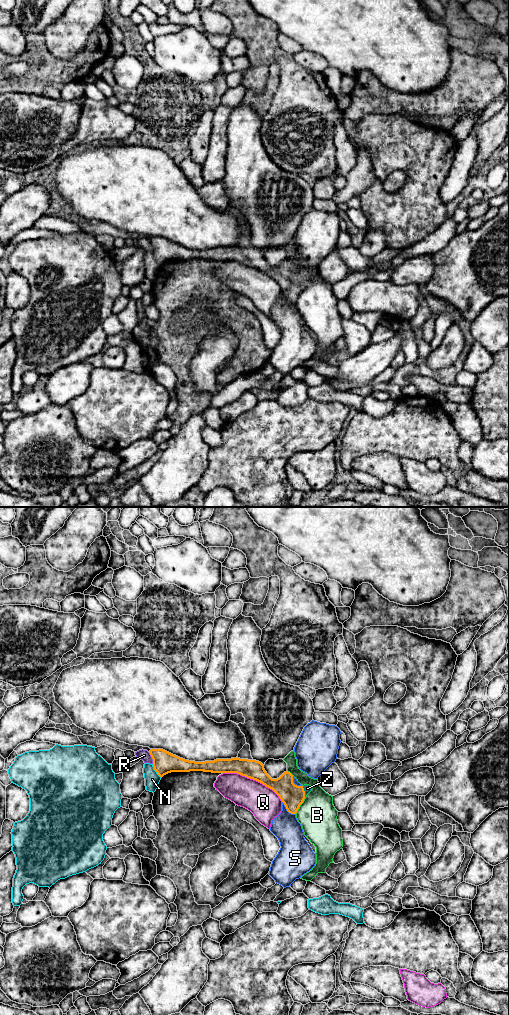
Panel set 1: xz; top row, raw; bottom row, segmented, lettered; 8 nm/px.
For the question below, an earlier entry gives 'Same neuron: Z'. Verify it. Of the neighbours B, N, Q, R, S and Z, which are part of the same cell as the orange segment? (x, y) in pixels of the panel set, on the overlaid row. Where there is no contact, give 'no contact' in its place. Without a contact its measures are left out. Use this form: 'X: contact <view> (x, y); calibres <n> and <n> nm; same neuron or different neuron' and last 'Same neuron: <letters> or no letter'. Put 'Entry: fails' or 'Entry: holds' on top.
Entry: holds
B: contact xz (300, 804); calibres 180 and 300 nm; different neuron
N: contact xz (155, 770); calibres 180 and 120 nm; different neuron
Q: contact xz (253, 779); calibres 160 and 240 nm; different neuron
R: contact xz (152, 758); calibres 180 and 90 nm; different neuron
S: contact xz (287, 810); calibres 180 and 220 nm; different neuron
Z: contact xz (304, 791); calibres 180 and 60 nm; same neuron
Same neuron: Z

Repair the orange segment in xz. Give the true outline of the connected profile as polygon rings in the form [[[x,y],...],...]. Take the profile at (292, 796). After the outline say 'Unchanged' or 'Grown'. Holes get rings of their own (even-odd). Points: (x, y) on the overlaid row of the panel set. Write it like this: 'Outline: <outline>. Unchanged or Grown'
Outline: [[[151,749],[153,767],[162,778],[171,772],[204,771],[212,773],[237,773],[256,780],[272,789],[284,803],[287,811],[296,814],[312,786],[297,786],[293,783],[293,775],[286,771],[279,778],[272,779],[264,769],[264,765],[256,760],[216,759],[214,761],[195,762],[185,760],[163,749]]]. Grown

